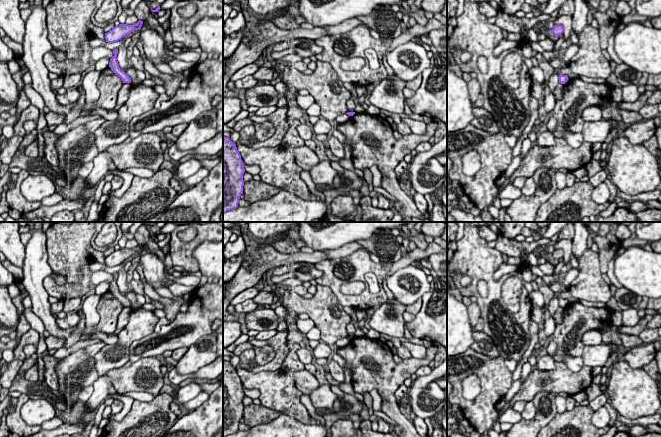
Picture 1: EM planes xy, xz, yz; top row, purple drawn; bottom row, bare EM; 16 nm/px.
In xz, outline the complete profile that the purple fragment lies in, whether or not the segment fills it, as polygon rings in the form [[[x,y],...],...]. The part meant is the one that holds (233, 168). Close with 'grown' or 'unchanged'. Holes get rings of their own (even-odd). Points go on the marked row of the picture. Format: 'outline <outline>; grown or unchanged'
outline [[[223,136],[223,213],[238,207],[245,172],[241,155],[229,137]]]; unchanged

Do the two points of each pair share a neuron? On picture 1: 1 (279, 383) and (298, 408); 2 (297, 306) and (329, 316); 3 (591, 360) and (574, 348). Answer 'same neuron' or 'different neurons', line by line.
1: same neuron
2: same neuron
3: different neurons

